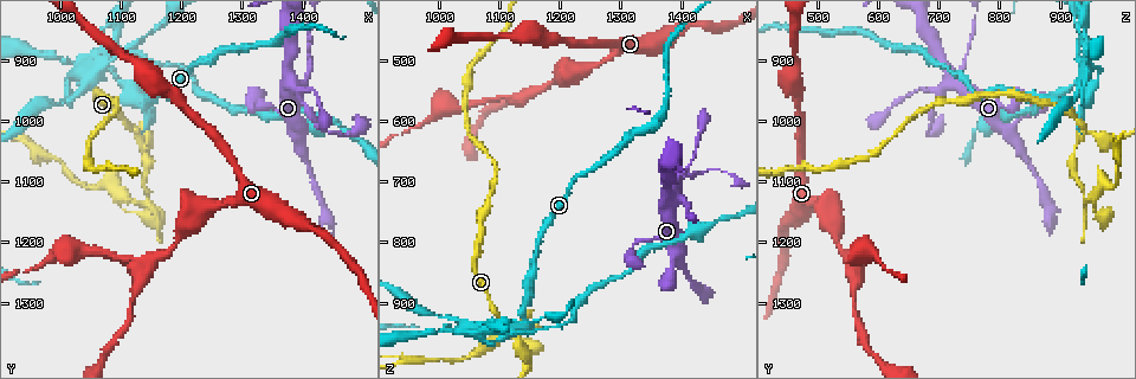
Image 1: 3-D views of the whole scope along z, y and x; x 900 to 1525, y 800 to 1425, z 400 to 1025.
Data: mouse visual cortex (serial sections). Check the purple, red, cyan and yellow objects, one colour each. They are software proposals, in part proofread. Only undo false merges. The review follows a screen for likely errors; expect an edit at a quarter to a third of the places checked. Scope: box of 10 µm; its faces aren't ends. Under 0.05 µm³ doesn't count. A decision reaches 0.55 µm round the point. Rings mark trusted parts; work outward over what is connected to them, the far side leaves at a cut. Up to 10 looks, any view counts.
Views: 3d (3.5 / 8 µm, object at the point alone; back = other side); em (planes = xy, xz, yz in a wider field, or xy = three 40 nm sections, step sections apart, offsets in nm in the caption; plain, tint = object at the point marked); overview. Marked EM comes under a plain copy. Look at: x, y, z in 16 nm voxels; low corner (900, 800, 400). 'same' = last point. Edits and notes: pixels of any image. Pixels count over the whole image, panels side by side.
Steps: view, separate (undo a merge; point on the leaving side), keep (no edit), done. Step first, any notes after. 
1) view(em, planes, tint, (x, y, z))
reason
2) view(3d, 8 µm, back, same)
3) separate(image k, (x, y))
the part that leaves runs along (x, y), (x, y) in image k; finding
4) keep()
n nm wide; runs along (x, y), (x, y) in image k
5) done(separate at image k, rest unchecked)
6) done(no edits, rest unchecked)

view(3d, 8 µm, (1410, 980, 695))
thin arm on a thick one

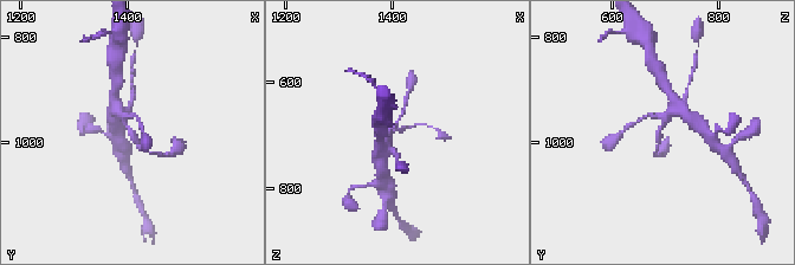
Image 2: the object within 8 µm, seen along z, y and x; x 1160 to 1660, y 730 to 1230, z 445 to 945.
view(em, xy, step 2, tint, same)
3 arms; arms of 150, 150, 400 nm; need the tissue

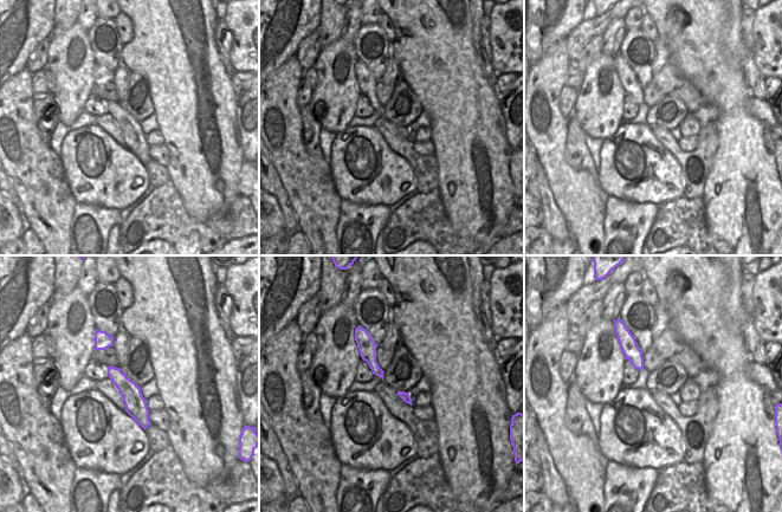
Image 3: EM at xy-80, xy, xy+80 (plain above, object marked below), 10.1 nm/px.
keep()
runs along (111, 369), (129, 389), (144, 425) in image 3; all the same cell

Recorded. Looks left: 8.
view(em, xy, step 5, tint, (1315, 970, 825))
abrupt turn

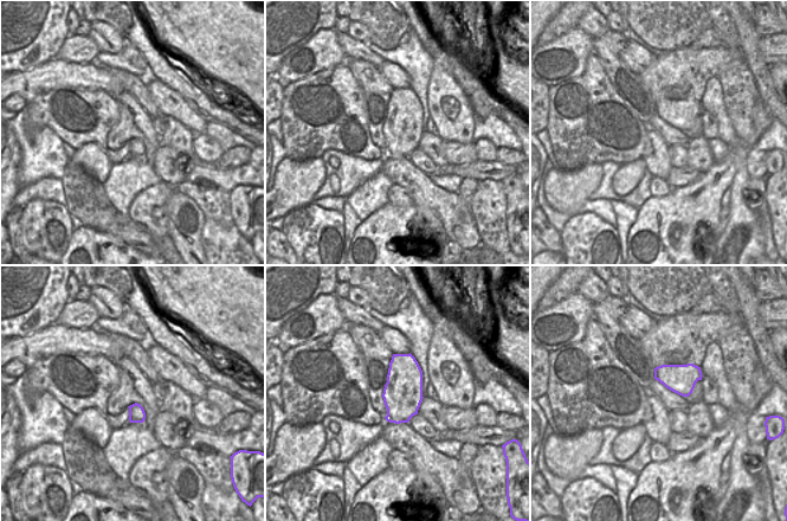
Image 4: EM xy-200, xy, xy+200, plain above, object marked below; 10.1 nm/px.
view(3d, 3.5 µm, same)

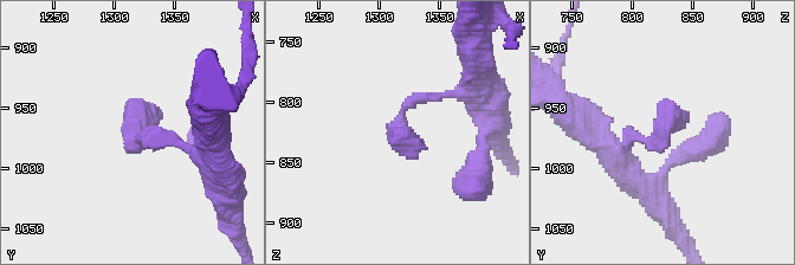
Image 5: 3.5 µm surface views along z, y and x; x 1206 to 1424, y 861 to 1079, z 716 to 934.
keep()
runs along (625, 146), (627, 139), (654, 142), (679, 110) in image 5; continuous, no second cell

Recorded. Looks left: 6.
view(3d, 3.5 µm, (1155, 1225, 550))
a fork

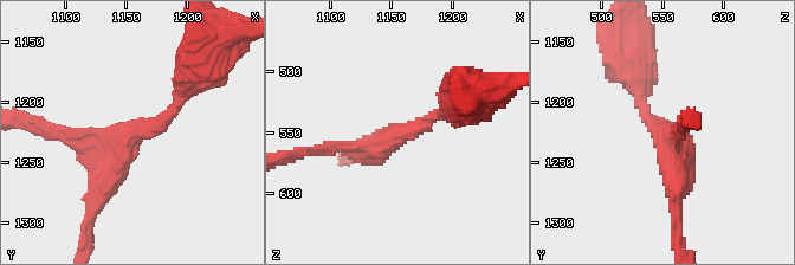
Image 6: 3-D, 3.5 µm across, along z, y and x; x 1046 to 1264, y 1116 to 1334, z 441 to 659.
view(em, xy, step 5, tint, (1154, 1226, 554))
3 arms; arms of 150, 150, 350 nm

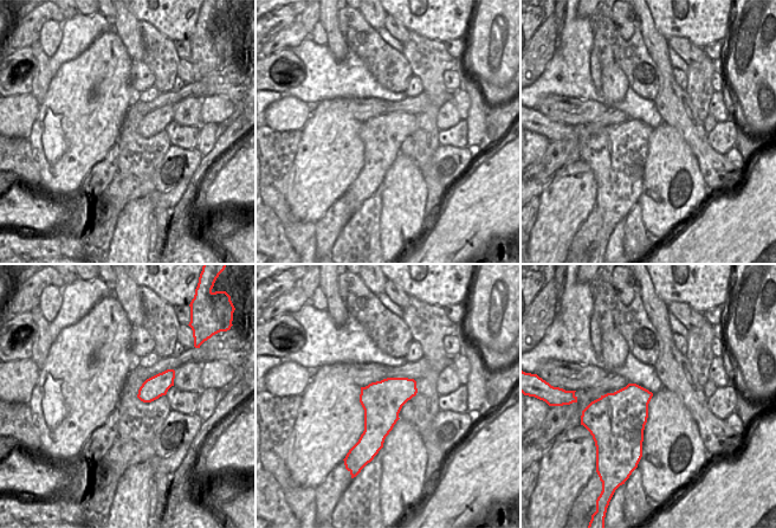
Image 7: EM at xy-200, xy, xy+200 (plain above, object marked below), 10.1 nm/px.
keep()
runs along (185, 91), (155, 128), (53, 131) in image 6; continuous, no second cell

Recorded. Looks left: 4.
view(3d, 3.5 µm, back, (1120, 1020, 950))
abrupt turn

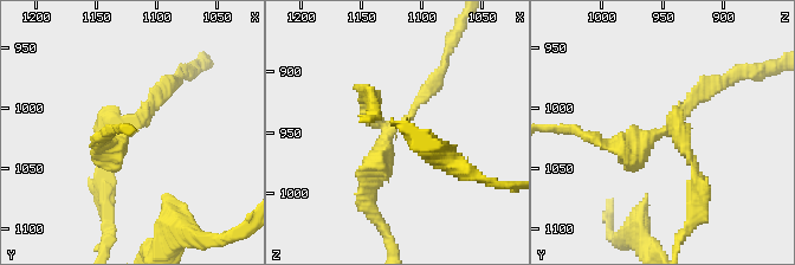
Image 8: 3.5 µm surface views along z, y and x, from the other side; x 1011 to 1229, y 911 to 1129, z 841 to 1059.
view(em, planes, tint, (1124, 1016, 946))
3 arms; arms of 150, 200, 250 nm; shape alone is not enough

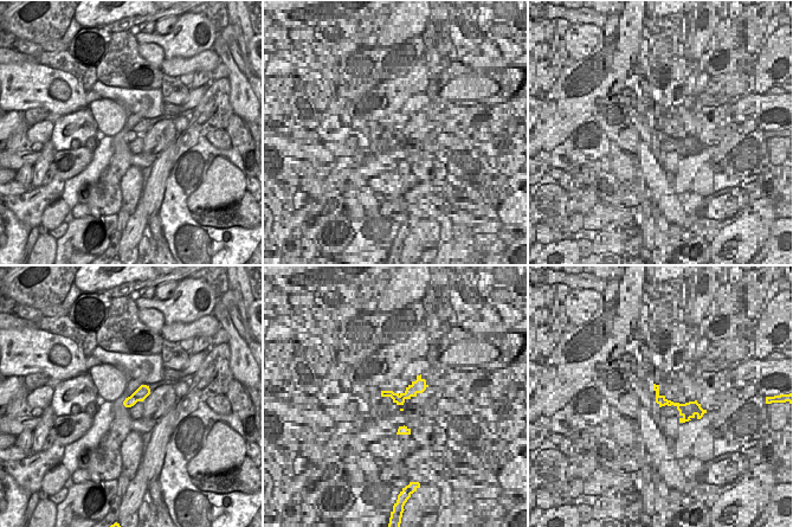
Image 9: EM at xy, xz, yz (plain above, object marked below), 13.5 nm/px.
separate(image 8, (690, 157))
the part that leaves runs along (670, 129), (697, 176), (685, 231) in image 8; a second cell is stuck on

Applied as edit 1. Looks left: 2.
done(separate at image 8, rest unchecked)

